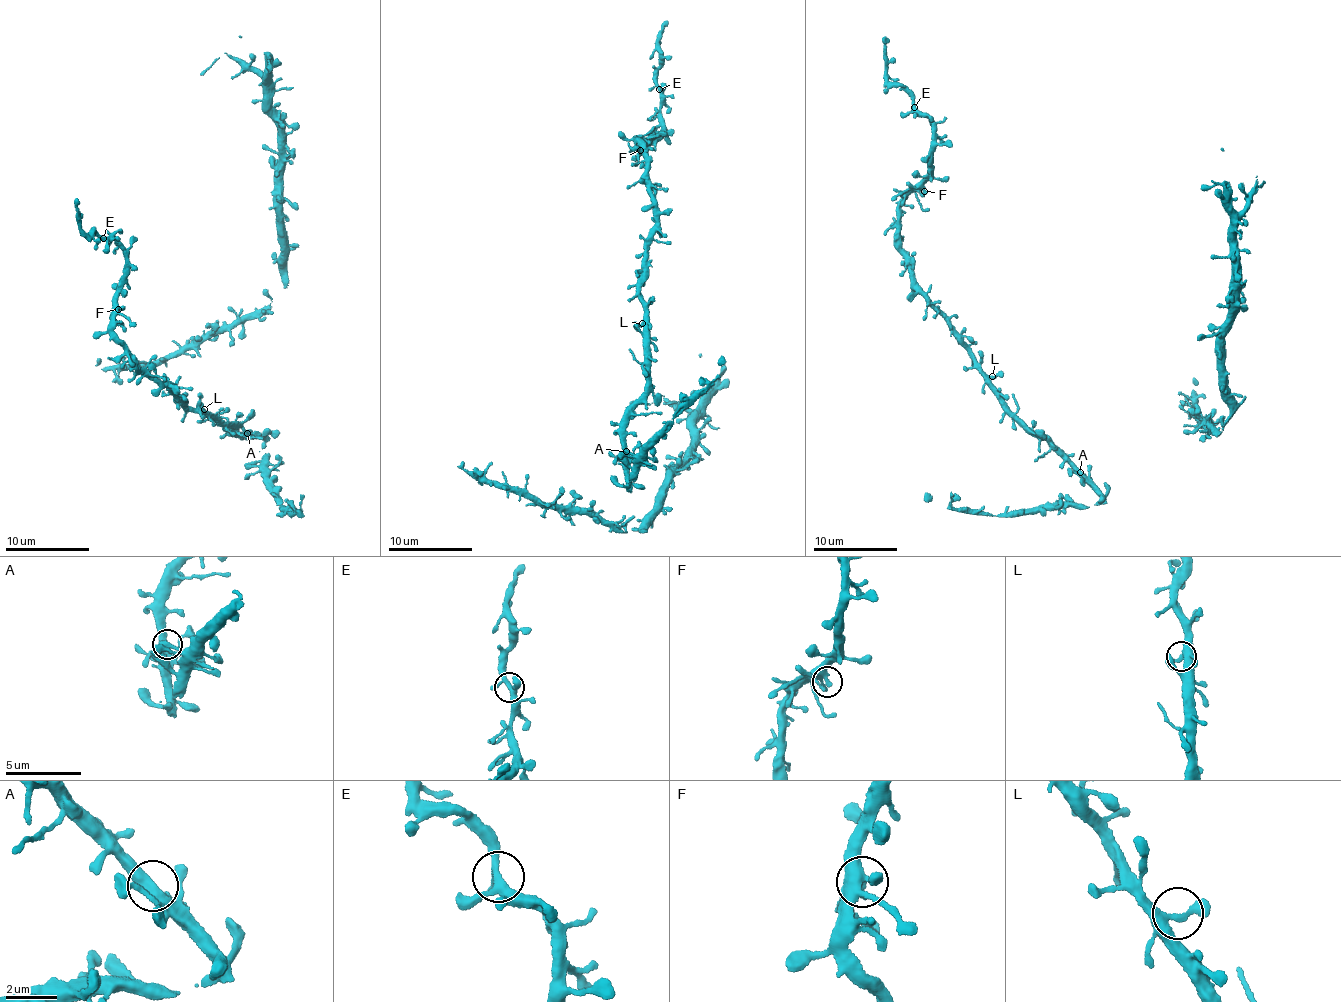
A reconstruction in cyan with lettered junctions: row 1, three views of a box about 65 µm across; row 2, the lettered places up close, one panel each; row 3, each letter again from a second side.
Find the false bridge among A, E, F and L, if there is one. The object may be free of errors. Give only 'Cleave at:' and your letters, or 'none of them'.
Cleave at: none of them

